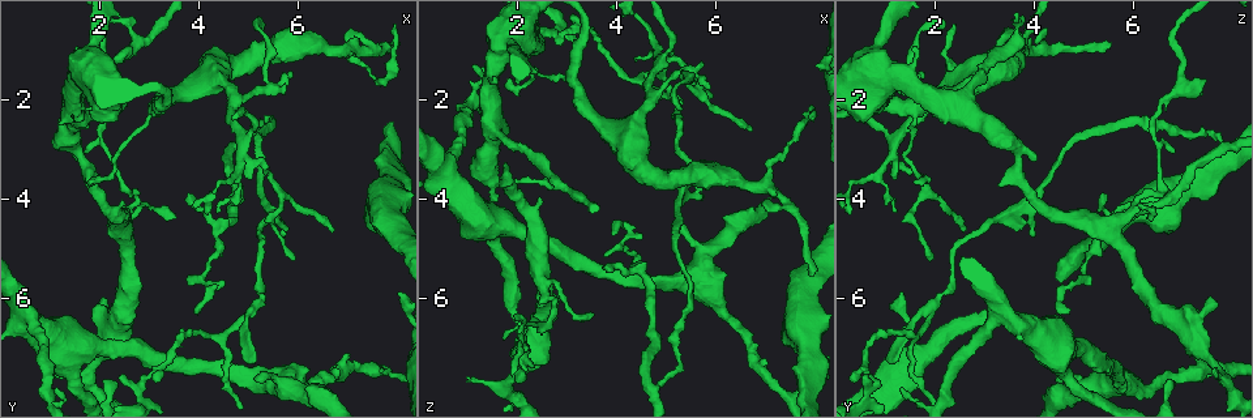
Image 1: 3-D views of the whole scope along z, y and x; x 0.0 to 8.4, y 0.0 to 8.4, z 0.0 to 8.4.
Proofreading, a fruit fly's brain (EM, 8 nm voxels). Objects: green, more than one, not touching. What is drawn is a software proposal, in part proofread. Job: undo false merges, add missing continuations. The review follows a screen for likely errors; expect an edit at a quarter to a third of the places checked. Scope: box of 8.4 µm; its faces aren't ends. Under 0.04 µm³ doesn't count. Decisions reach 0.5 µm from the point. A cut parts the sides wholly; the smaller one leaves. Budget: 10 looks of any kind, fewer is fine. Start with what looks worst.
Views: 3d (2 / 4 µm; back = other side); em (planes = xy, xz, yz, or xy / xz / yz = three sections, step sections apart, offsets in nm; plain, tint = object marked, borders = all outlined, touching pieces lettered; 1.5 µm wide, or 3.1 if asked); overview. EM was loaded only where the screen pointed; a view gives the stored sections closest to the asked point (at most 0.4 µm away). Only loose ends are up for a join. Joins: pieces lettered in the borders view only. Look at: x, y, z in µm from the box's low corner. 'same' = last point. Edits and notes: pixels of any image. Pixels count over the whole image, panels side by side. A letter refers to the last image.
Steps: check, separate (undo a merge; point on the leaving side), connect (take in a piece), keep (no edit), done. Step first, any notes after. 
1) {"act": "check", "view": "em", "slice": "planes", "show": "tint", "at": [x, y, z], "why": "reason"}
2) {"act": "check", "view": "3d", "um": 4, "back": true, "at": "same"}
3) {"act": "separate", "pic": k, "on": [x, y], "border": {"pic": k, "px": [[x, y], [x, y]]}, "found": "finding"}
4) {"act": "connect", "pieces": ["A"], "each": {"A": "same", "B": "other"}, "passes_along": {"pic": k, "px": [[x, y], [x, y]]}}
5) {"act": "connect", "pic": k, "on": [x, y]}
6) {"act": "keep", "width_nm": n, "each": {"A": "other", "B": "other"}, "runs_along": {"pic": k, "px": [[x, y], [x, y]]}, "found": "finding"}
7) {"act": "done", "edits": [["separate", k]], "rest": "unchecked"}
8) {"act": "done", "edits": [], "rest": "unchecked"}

{"act": "check", "view": "em", "slice": "planes", "show": "borders", "at": [1.00, 7.40, 7.65], "why": "branch stops here"}

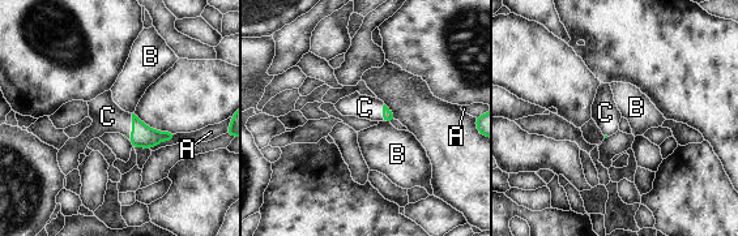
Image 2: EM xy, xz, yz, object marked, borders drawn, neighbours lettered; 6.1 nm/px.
{"act": "connect", "pieces": ["C"], "each": {"A": "other", "B": "other", "C": "same"}, "passes_along": {"pic": 2, "px": [[143, 136], [132, 127], [107, 116]]}, "found": "the neuron continues"}

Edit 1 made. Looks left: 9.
{"act": "check", "view": "overview"}

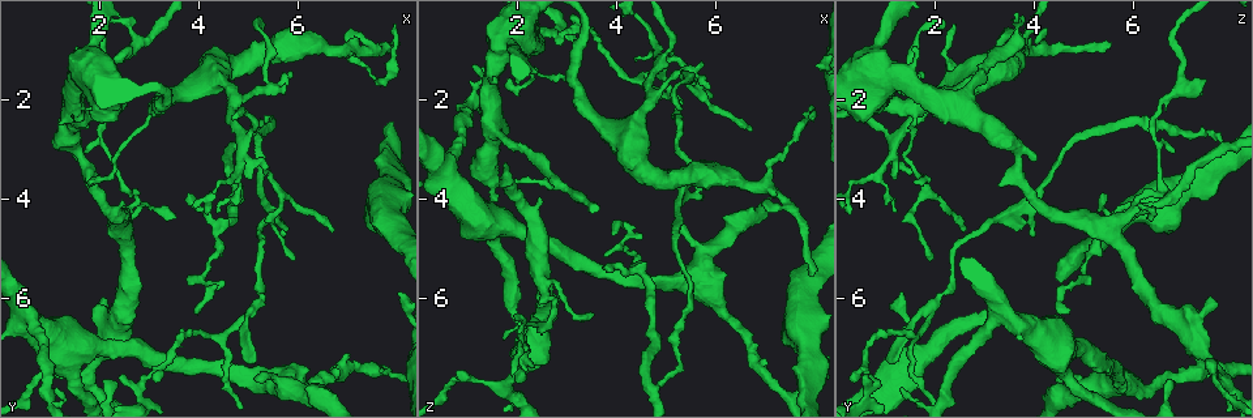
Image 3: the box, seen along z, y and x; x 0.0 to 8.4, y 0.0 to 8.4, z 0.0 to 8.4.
{"act": "check", "view": "3d", "um": 4, "at": [5.85, 1.45, 1.75], "why": "branch stops here"}

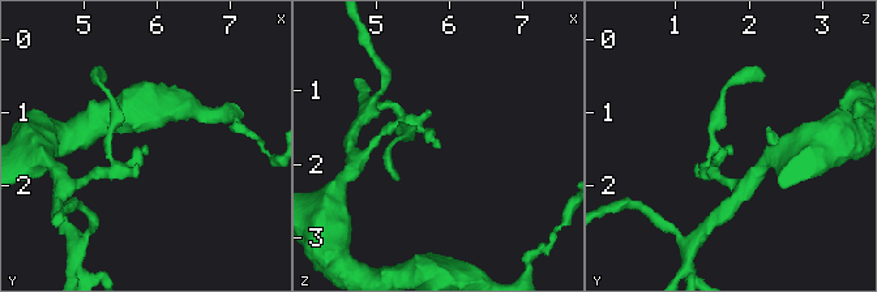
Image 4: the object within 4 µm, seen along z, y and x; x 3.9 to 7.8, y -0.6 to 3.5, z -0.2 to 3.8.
{"act": "check", "view": "em", "slice": "planes", "show": "tint", "at": [5.85, 1.45, 1.80], "why": "shape alone is not enough"}

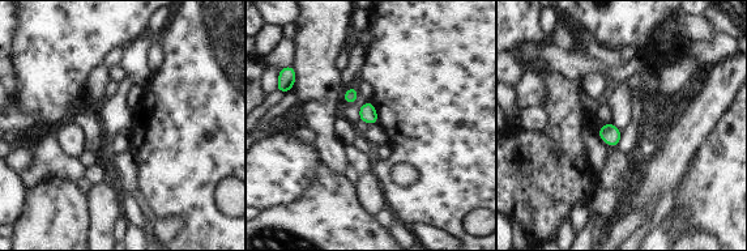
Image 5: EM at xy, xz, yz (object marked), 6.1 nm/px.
{"act": "check", "view": "em", "slice": "planes", "show": "borders", "at": "same"}

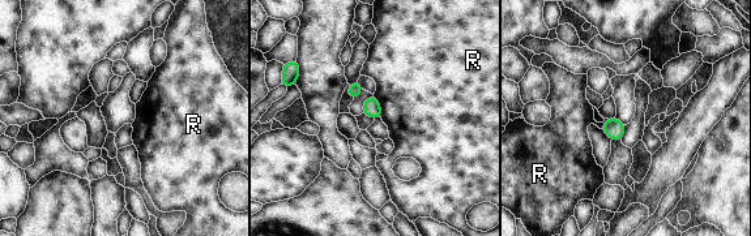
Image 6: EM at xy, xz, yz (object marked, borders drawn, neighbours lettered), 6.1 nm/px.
{"act": "keep", "each": {"R": "other"}, "border": {"pic": 6, "px": [[374, 94], [380, 107], [382, 118]]}, "found": "no lettered piece goes on from it"}

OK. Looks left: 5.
{"act": "check", "view": "em", "slice": "xy", "step": 4, "show": "tint", "at": [5.45, 3.55, 1.65], "why": "narrows sharply"}

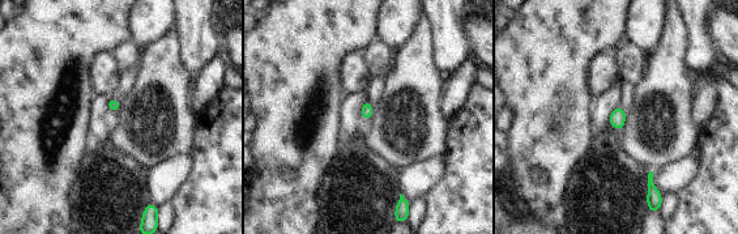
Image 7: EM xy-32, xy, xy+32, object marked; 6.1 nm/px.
{"act": "check", "view": "em", "slice": "xy", "step": 4, "show": "borders", "at": "same"}

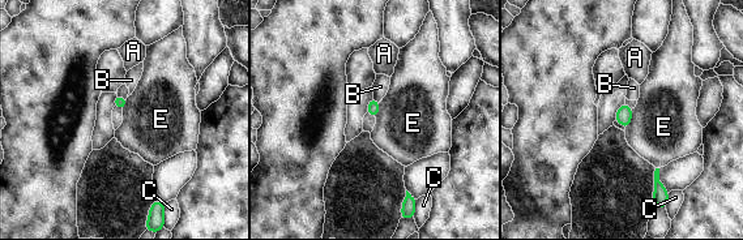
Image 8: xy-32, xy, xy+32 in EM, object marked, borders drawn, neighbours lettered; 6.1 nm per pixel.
{"act": "keep", "width_nm": 70, "each": {"A": "other", "B": "other", "C": "other", "E": "other"}, "border": {"pic": 8, "px": [[632, 108], [630, 125], [624, 131]]}, "found": "continuous, no second neuron"}

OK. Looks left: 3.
{"act": "done", "edits": [["connect", 2]], "rest": "unchecked"}

